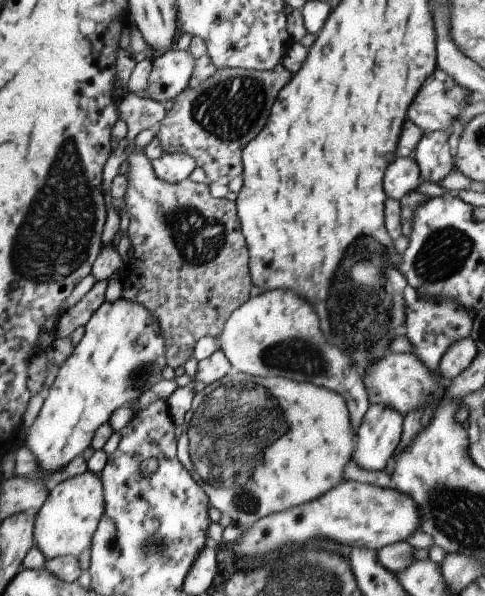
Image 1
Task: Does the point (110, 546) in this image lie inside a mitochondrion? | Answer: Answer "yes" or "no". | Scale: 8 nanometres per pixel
yes

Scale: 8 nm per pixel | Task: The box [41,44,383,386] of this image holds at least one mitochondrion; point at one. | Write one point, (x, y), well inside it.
(230, 110)

